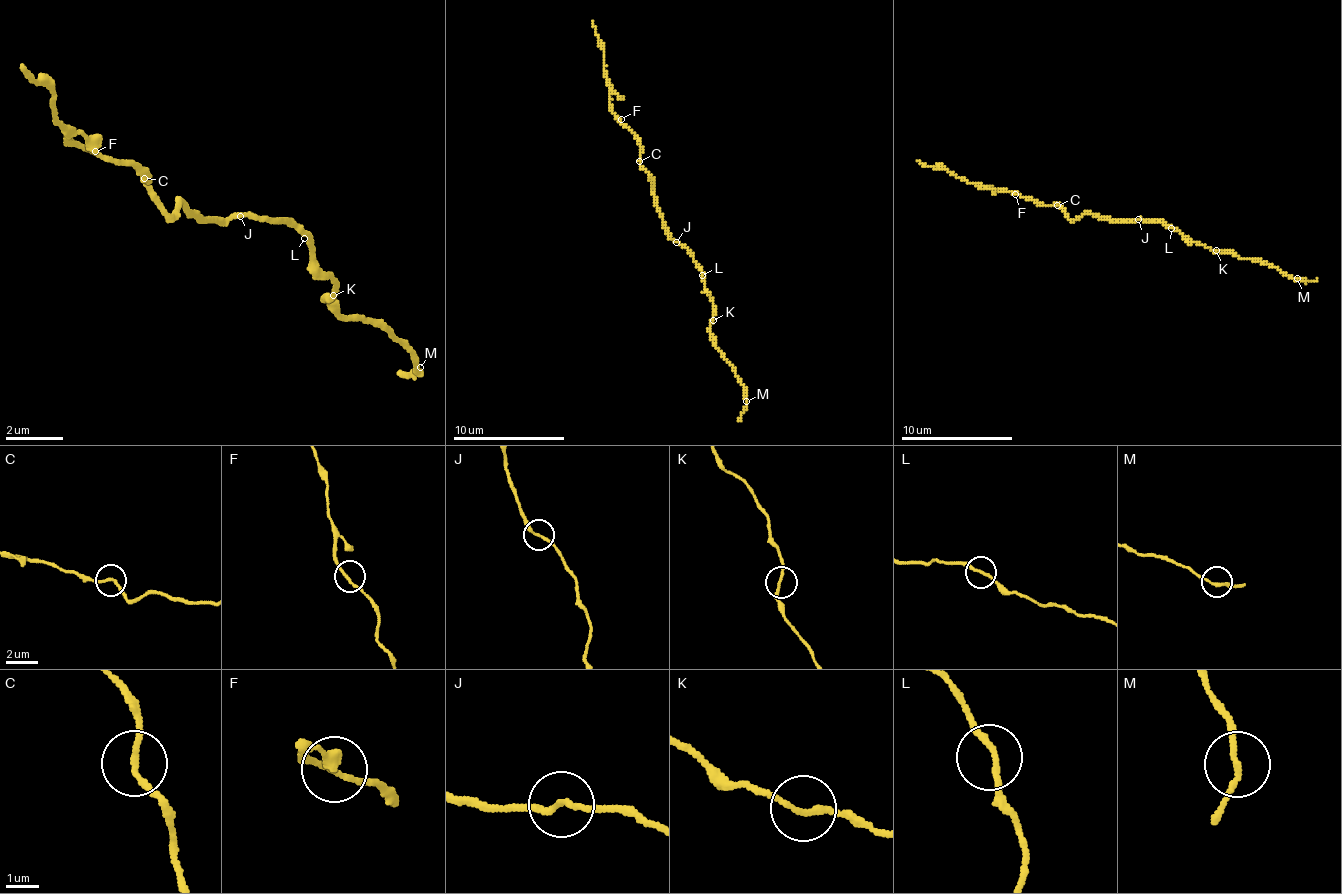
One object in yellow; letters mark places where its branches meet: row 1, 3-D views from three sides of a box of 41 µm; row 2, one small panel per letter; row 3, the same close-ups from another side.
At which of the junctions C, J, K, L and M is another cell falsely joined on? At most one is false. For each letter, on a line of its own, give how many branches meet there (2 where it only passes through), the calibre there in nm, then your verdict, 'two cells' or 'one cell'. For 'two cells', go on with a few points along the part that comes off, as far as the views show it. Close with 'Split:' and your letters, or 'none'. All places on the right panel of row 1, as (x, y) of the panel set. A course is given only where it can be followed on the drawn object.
C: 2 branches meet; 180 nm thick; one cell
J: 2 branches meet; 180 nm thick; one cell
K: 2 branches meet; 180 nm thick; one cell
L: 2 branches meet; 180 nm thick; one cell
M: 2 branches meet; 180 nm thick; one cell
Split: none

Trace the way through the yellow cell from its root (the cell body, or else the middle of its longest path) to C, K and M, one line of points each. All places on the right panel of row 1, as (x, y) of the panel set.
C: (1121, 219), (1104, 219), (1093, 214), (1082, 214), (1071, 219), (1057, 205)
K: (1121, 219), (1157, 219), (1194, 242), (1216, 250)
M: (1121, 219), (1157, 219), (1199, 245), (1222, 253), (1236, 253), (1241, 259), (1261, 259), (1297, 278)

